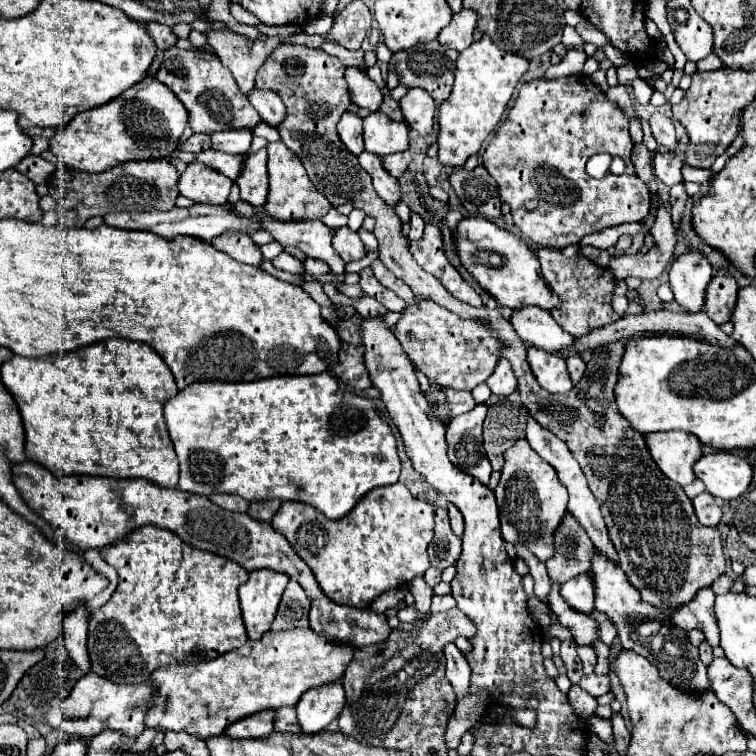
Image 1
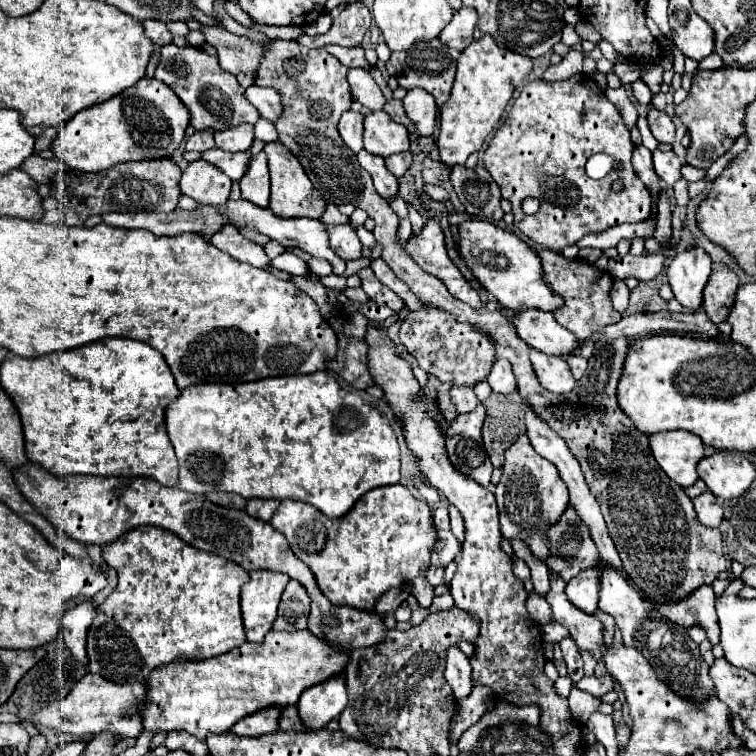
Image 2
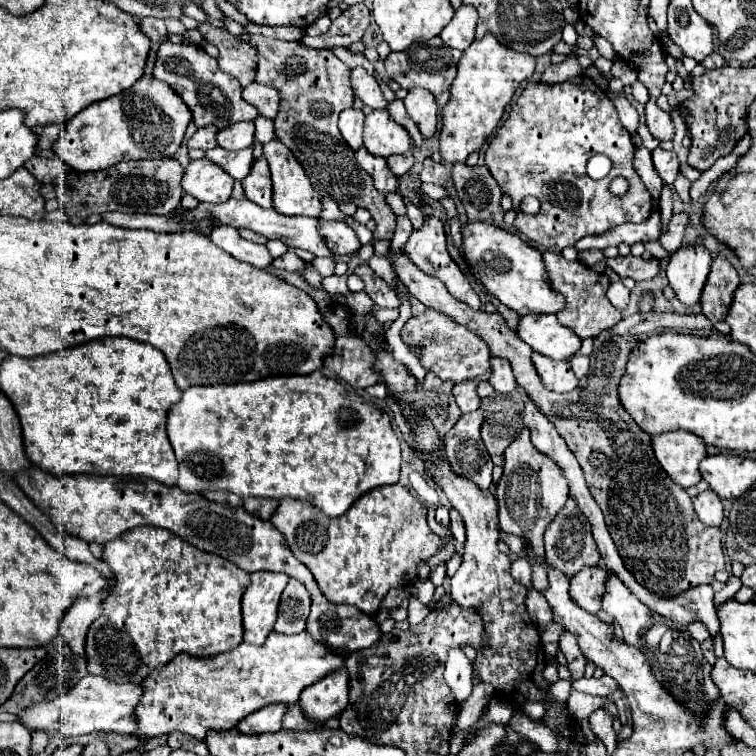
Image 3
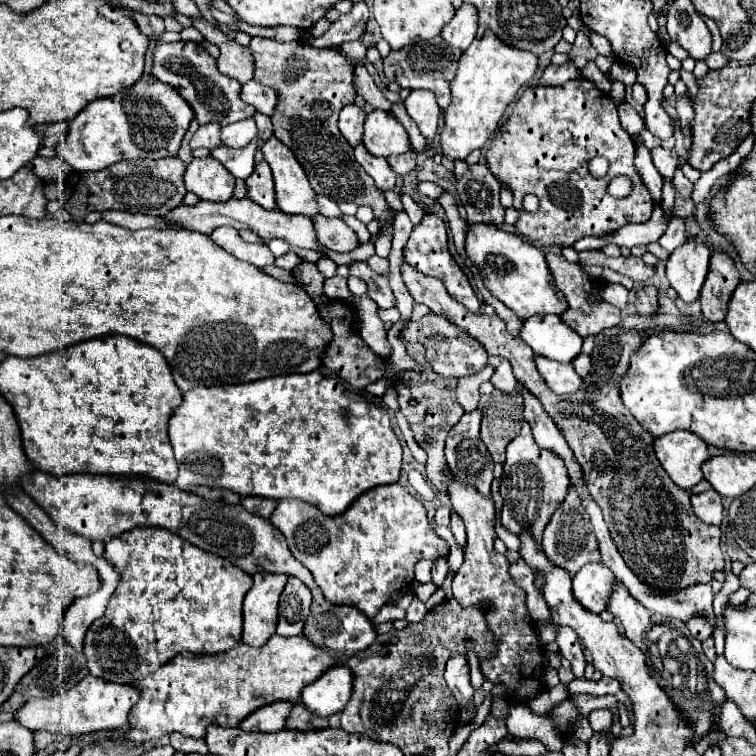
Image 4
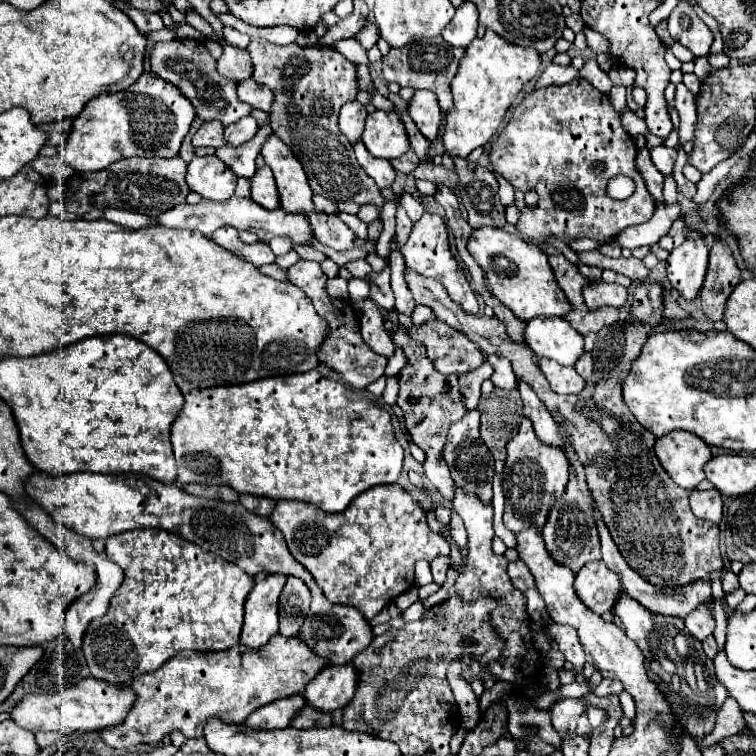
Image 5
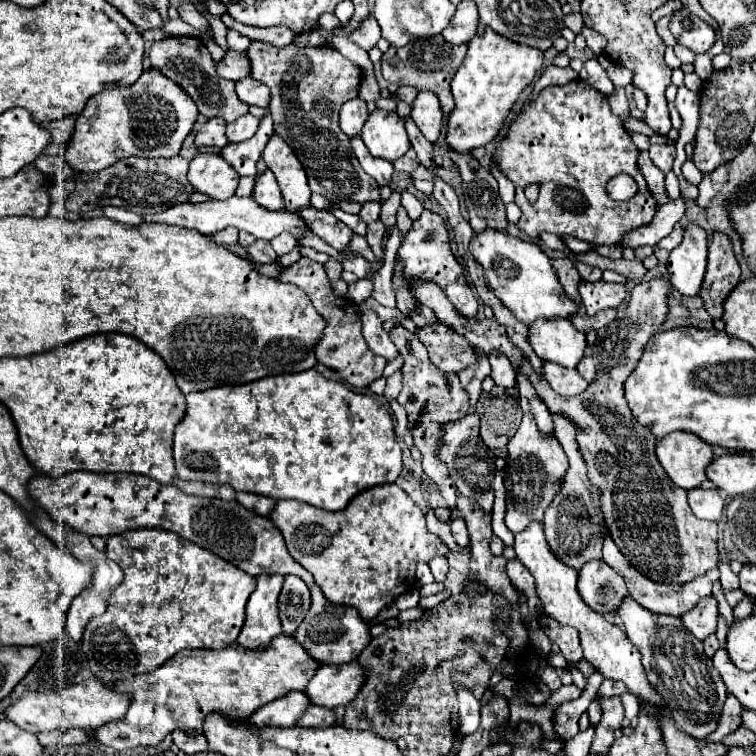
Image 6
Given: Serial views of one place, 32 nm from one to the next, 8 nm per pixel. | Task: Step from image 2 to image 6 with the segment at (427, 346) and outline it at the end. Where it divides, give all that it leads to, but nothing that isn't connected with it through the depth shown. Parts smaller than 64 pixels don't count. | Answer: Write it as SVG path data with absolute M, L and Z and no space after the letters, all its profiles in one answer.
M442 322L416 328L416 336L426 346L432 364L438 366L442 372L456 374L478 362L474 346L468 344L464 336L460 336Z

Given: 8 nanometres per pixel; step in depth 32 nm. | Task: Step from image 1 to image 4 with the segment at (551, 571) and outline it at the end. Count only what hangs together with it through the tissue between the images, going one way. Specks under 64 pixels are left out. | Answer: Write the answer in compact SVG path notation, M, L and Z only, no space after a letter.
M572 488L564 500L562 506L558 506L558 510L554 512L550 524L544 530L544 540L542 540L542 548L546 558L558 566L564 568L570 574L576 574L584 564L588 562L600 562L600 552L598 552L598 542L596 536L592 532L592 524L586 516L586 510L582 510L580 498L574 496Z

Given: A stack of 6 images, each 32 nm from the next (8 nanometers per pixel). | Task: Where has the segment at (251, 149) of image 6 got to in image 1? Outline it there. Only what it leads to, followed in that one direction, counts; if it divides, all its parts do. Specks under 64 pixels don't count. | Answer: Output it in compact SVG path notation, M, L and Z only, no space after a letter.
M206 150L206 152L198 152L196 158L194 158L194 162L206 164L212 170L228 176L230 180L236 180L238 174L240 174L240 168L242 168L242 158L244 156L230 156L230 154L224 154L224 152Z

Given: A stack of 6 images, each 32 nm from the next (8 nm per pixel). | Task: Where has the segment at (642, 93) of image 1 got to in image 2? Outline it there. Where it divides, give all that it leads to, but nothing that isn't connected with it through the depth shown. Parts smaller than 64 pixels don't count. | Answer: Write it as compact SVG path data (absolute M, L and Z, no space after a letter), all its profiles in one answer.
M636 80L632 84L632 94L640 104L650 104L650 100L652 100L652 92L650 92L650 88L646 88L646 84L642 84L642 80Z

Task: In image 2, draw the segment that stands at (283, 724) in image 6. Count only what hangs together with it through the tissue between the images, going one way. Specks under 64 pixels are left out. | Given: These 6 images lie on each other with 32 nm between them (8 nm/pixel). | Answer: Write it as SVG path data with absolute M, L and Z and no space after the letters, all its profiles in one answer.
M266 708L262 712L254 712L254 716L246 716L246 720L238 720L230 732L236 736L262 736L278 730L280 708Z

